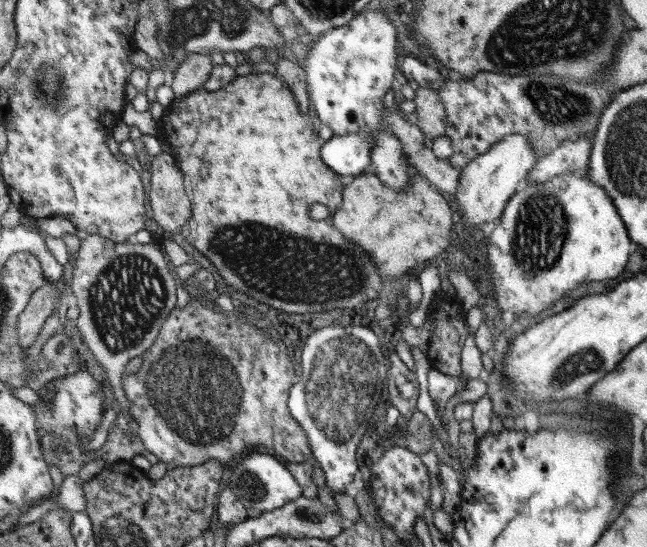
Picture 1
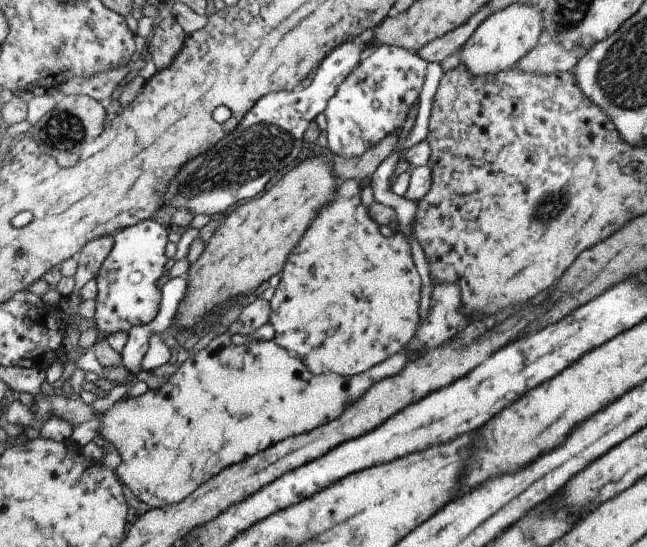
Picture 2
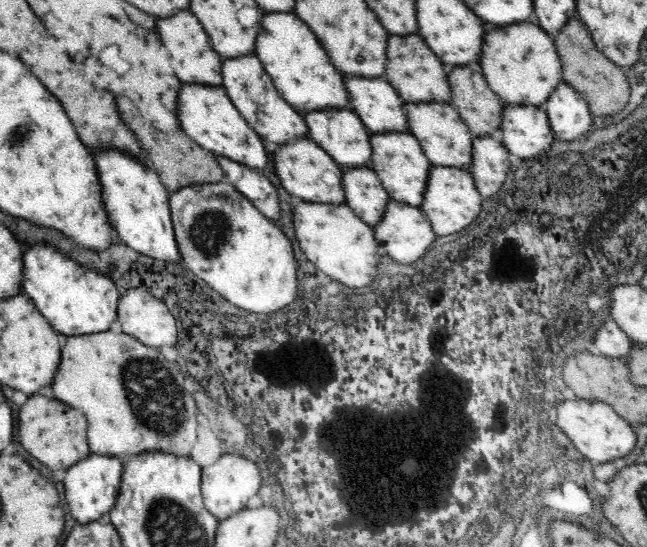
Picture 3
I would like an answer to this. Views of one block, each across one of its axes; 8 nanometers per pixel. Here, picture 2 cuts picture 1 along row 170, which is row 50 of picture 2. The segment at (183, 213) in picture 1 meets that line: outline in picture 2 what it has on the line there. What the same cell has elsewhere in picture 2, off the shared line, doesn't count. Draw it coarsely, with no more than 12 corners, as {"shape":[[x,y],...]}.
{"shape":[[173,16],[148,42],[158,71],[169,67],[188,34]]}

